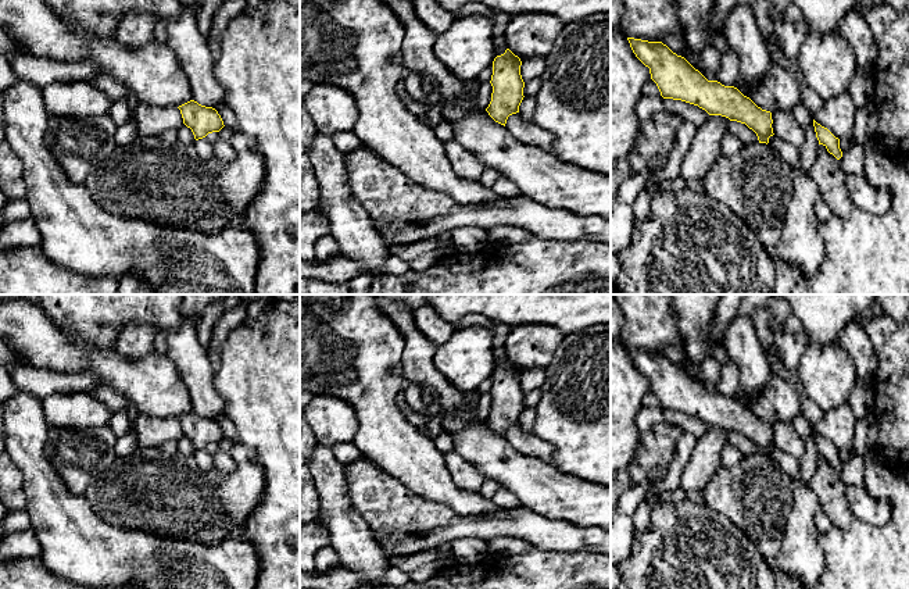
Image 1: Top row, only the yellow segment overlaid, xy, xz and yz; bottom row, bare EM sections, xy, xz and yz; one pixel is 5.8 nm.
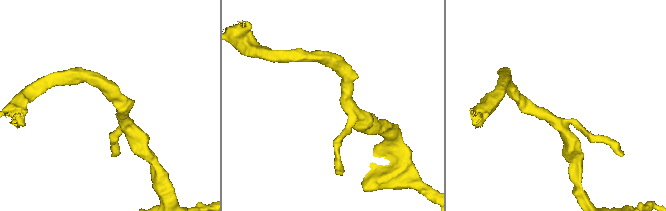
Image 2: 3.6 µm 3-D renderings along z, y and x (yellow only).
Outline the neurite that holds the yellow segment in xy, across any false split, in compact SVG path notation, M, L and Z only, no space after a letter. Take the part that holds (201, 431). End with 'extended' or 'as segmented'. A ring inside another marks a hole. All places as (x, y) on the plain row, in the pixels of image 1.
M190 411L178 418L180 421L183 435L192 440L194 450L203 450L208 445L219 443L225 436L212 418L205 418L194 411Z; as segmented

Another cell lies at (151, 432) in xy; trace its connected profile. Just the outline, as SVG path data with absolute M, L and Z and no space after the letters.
M139 413L133 432L137 436L140 450L158 449L168 440L179 440L183 436L180 421L172 417L153 417Z

